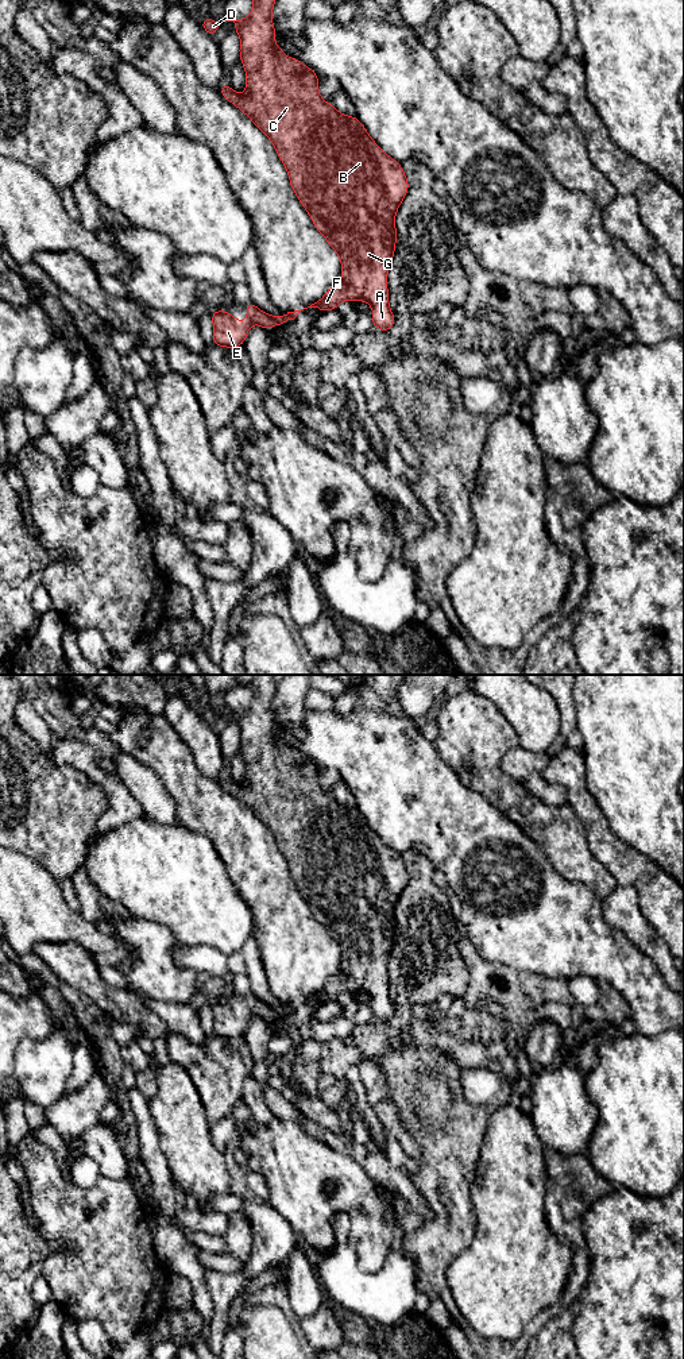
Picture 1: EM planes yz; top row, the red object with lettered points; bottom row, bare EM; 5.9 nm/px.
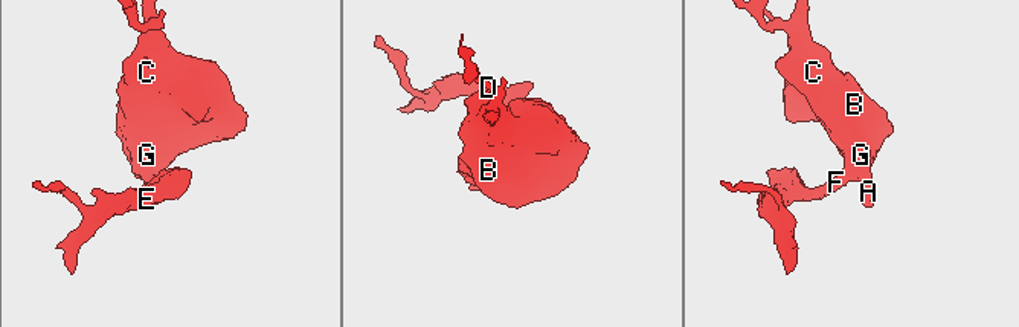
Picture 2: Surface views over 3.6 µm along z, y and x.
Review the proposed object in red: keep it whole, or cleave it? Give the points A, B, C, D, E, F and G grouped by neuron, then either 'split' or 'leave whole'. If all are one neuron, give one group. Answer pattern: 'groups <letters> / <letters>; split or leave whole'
groups A B C D E F G; leave whole

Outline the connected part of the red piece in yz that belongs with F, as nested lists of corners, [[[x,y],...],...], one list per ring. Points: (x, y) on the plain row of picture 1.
[[[255,675],[250,687],[252,703],[241,711],[227,710],[235,714],[240,727],[246,783],[239,785],[228,775],[220,783],[274,835],[287,861],[291,880],[341,951],[341,973],[331,977],[320,992],[308,999],[326,1003],[337,1000],[347,989],[366,992],[372,999],[372,1018],[387,1023],[395,1014],[387,981],[387,962],[397,934],[395,904],[409,881],[409,872],[401,854],[374,833],[356,807],[343,806],[322,791],[318,767],[300,750],[285,746],[282,737],[274,736],[274,675]]]

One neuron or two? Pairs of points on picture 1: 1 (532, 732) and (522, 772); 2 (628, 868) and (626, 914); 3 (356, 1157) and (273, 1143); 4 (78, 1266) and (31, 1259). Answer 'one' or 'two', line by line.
1: two
2: two
3: two
4: two

